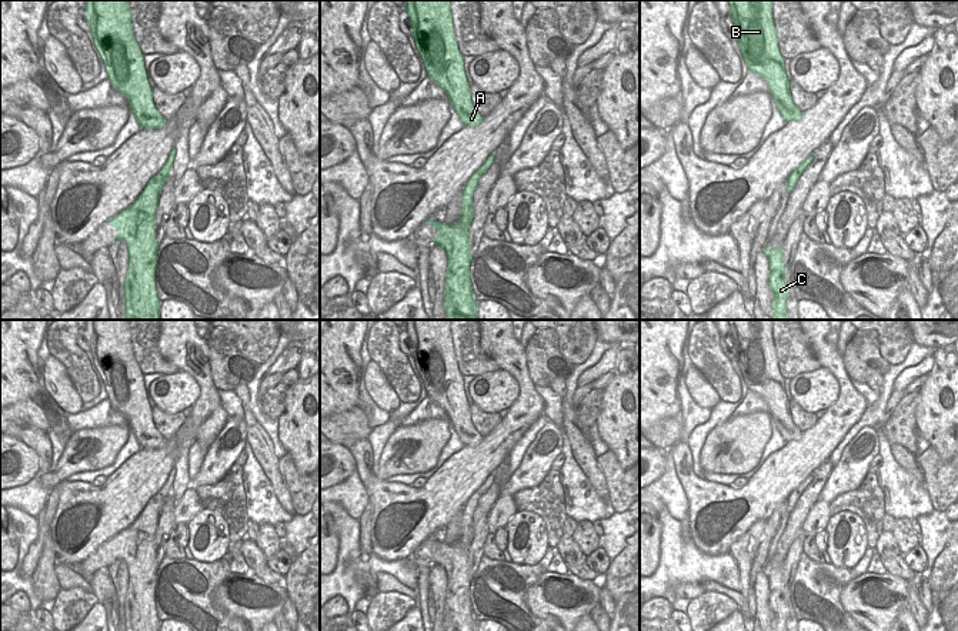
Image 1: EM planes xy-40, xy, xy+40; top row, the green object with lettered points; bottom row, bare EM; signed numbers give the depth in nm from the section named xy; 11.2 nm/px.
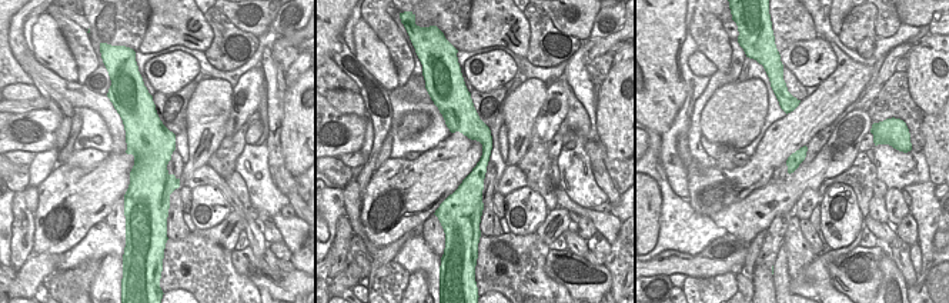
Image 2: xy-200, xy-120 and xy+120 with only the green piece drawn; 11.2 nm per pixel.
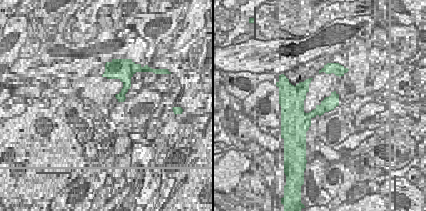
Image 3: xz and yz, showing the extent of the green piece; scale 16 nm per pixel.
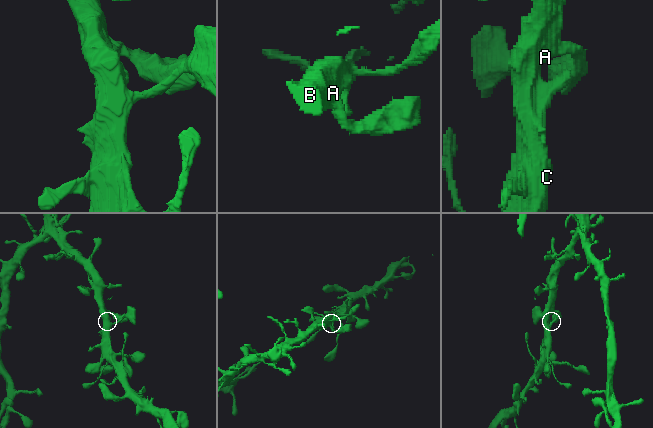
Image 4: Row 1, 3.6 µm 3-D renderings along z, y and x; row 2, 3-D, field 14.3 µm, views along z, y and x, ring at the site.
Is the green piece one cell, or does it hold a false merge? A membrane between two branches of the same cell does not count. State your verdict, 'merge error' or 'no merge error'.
no merge error

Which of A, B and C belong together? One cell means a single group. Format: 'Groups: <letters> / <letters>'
Groups: A B C.

